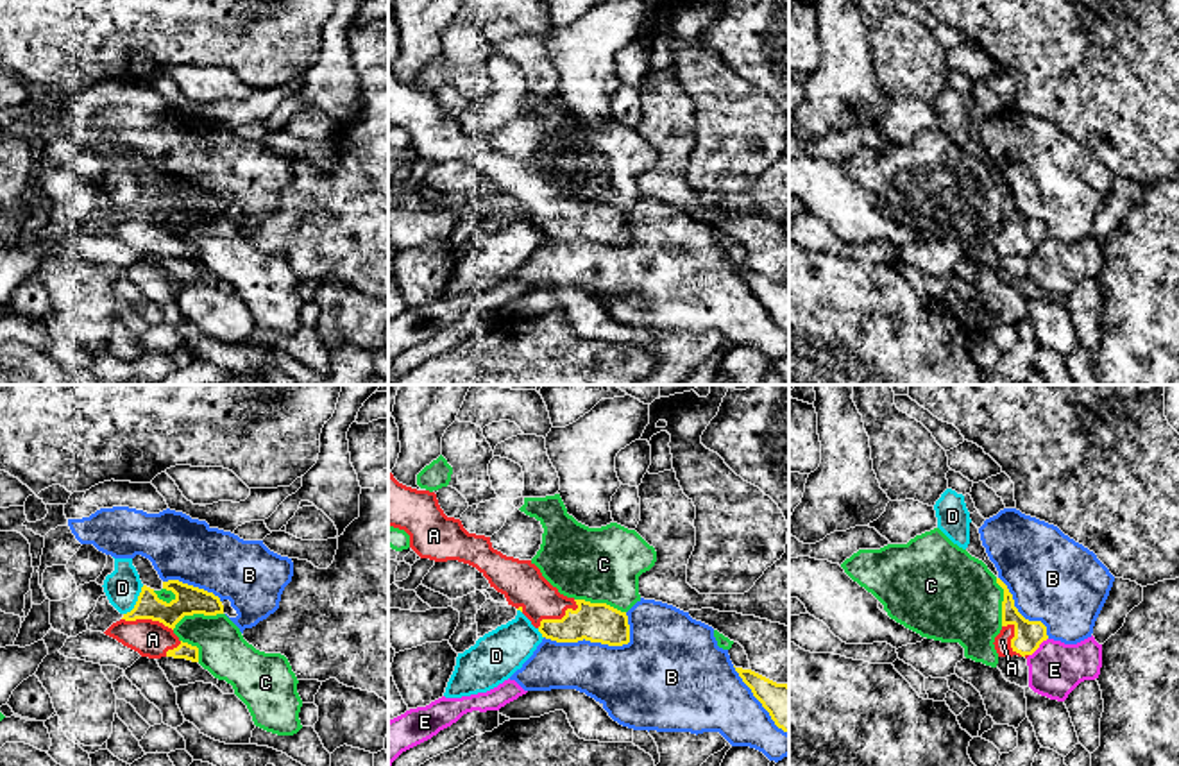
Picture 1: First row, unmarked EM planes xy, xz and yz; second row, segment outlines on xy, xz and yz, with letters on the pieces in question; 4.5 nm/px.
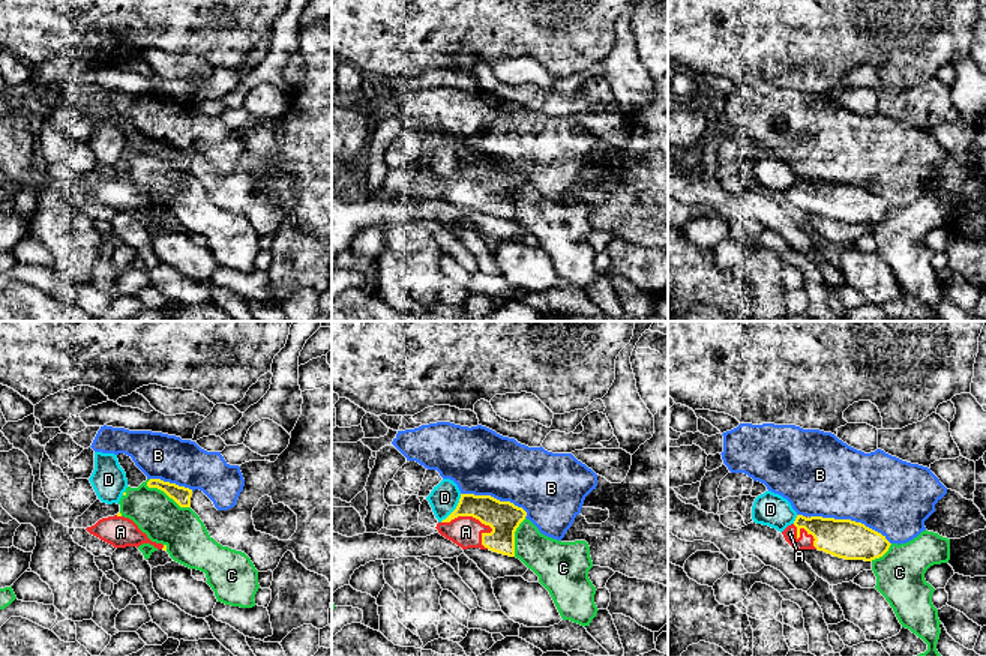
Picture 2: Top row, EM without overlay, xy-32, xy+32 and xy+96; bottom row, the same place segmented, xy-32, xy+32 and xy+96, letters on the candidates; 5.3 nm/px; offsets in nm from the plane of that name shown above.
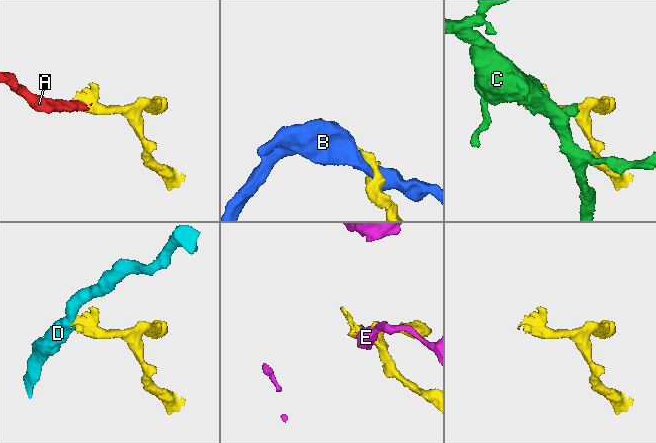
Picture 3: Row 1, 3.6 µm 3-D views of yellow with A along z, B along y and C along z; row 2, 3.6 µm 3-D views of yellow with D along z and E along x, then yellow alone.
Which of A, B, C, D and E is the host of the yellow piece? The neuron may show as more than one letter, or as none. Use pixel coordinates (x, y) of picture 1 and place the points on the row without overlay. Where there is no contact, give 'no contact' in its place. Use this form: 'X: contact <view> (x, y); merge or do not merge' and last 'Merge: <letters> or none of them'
A: contact xz (559, 219); merge
B: contact xz (594, 240); do not merge
C: contact xy (197, 212); do not merge
D: contact xy (136, 201); do not merge
E: contact yz (1038, 246); do not merge
Merge: A

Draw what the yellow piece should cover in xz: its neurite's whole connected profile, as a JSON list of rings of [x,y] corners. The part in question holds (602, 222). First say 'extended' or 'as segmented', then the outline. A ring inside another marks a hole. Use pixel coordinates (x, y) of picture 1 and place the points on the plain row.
extended | [[[388,72],[388,125],[404,129],[410,134],[410,147],[420,157],[435,161],[458,159],[476,166],[488,179],[490,186],[501,192],[508,204],[521,209],[546,238],[556,242],[585,238],[608,245],[630,242],[626,211],[606,202],[590,202],[560,193],[531,159],[519,159],[494,149],[490,136],[469,132],[460,118],[447,116],[435,91],[406,86],[392,72]]]

